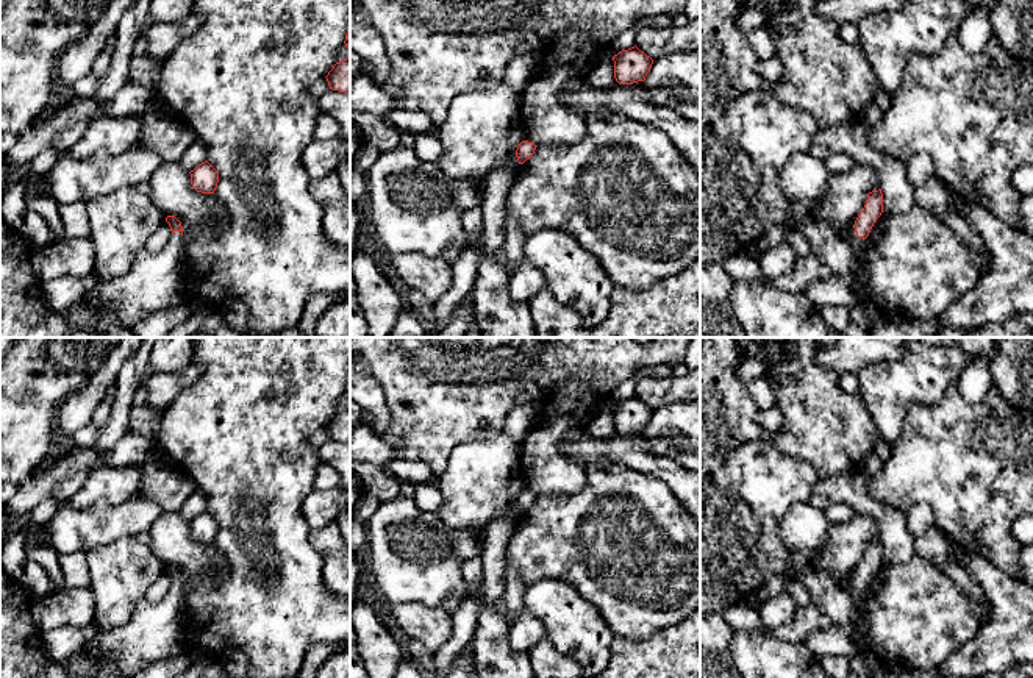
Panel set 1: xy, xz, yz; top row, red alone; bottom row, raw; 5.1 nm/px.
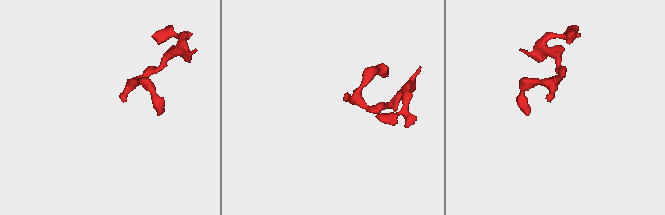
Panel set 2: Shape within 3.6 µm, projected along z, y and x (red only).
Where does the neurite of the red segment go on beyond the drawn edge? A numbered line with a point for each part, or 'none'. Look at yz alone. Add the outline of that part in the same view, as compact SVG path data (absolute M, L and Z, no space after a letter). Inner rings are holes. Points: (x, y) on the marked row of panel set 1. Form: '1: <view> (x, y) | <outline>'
1: yz (847, 289) | M853 228L852 267L841 275L833 273L828 280L817 278L802 291L814 306L822 308L833 305L852 308L856 303L866 300L864 284L867 280L867 272L864 267L863 244L864 239L858 237Z

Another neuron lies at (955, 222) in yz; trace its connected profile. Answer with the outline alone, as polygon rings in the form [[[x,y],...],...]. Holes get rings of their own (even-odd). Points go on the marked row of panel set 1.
[[[950,194],[942,222],[945,227],[961,239],[970,250],[986,253],[985,241],[980,233],[967,222],[967,219],[956,209],[958,197]]]

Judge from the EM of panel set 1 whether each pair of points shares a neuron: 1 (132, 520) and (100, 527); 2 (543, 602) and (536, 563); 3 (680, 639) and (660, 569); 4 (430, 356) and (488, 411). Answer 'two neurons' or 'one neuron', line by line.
1: one neuron
2: two neurons
3: two neurons
4: one neuron

